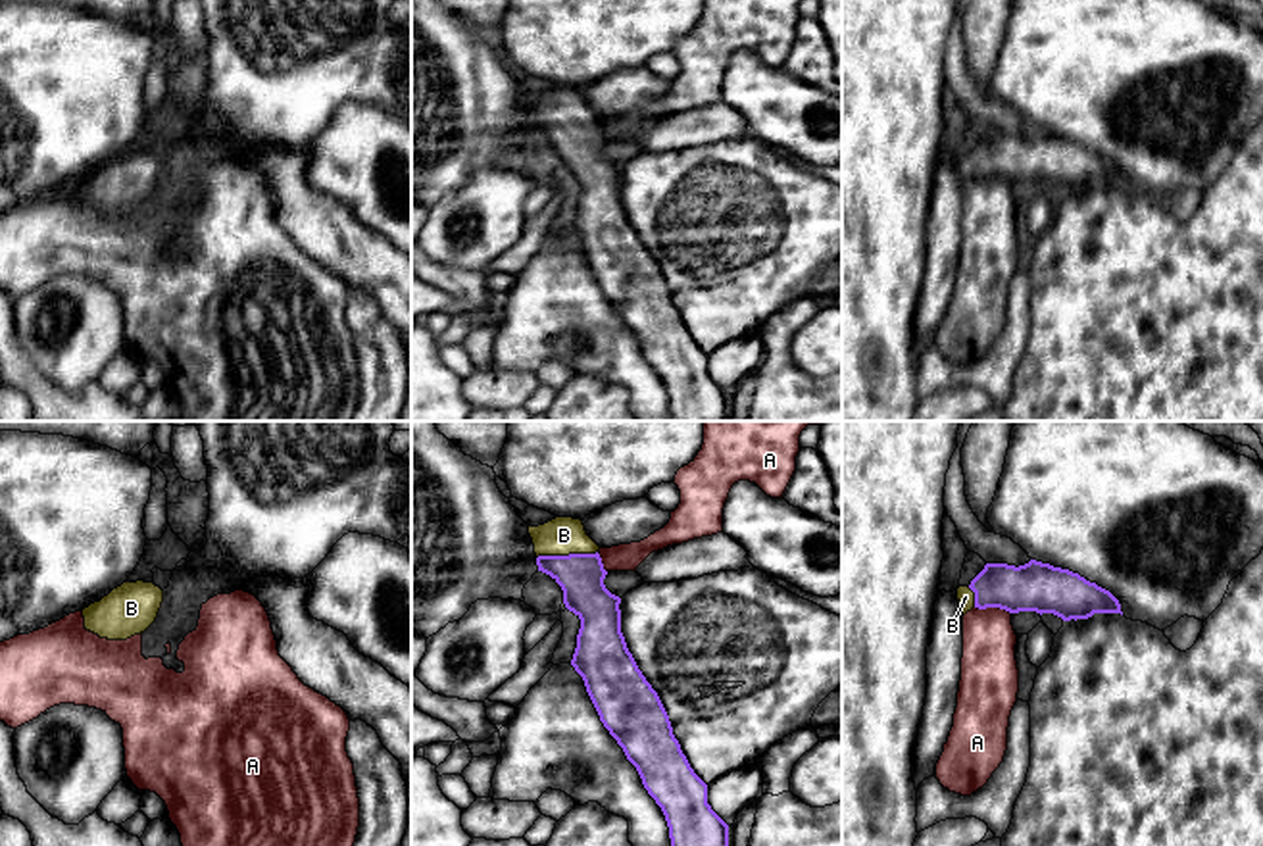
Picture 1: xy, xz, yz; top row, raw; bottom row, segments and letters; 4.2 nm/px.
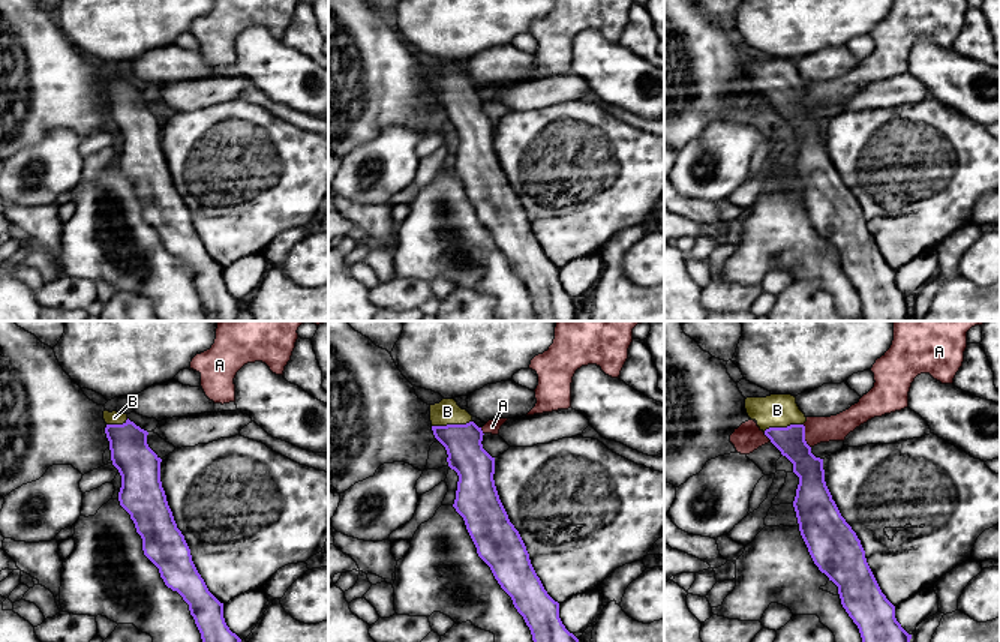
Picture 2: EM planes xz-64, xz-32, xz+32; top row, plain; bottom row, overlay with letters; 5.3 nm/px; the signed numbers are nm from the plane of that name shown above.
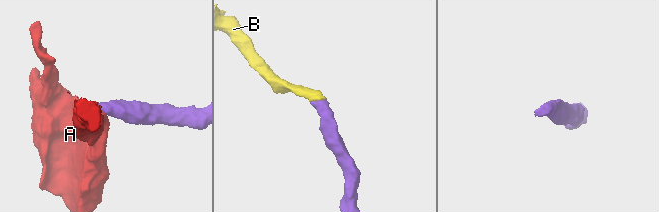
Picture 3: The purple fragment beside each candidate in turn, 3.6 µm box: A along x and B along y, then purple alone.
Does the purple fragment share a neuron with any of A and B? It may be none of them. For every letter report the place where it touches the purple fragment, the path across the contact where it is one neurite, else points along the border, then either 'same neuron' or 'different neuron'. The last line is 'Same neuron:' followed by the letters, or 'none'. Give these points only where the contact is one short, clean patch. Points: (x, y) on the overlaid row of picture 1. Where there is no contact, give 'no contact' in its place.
A: meets purple in yz at (992, 606); border along yz (975, 606), (1004, 608), (1010, 614); different neuron
B: meets purple in xz at (566, 556); runs through xz (581, 577), (579, 570), (566, 556), (564, 535); same neuron
Same neuron: B

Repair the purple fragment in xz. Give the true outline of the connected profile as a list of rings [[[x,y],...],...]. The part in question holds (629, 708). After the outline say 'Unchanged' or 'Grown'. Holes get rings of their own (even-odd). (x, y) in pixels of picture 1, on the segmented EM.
[[[556,517],[538,527],[529,525],[529,535],[538,571],[550,575],[561,586],[565,608],[581,619],[571,665],[582,677],[600,721],[623,748],[644,788],[661,808],[671,846],[729,846],[729,825],[707,804],[707,784],[690,767],[657,692],[627,648],[621,633],[621,598],[604,585],[607,571],[598,554],[600,546],[586,535],[582,521],[573,517]]]. Grown

